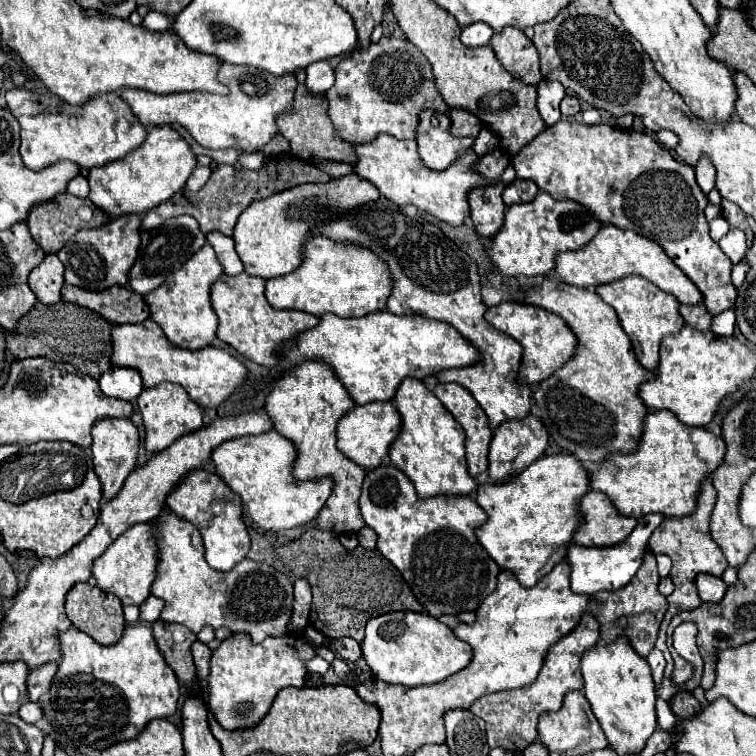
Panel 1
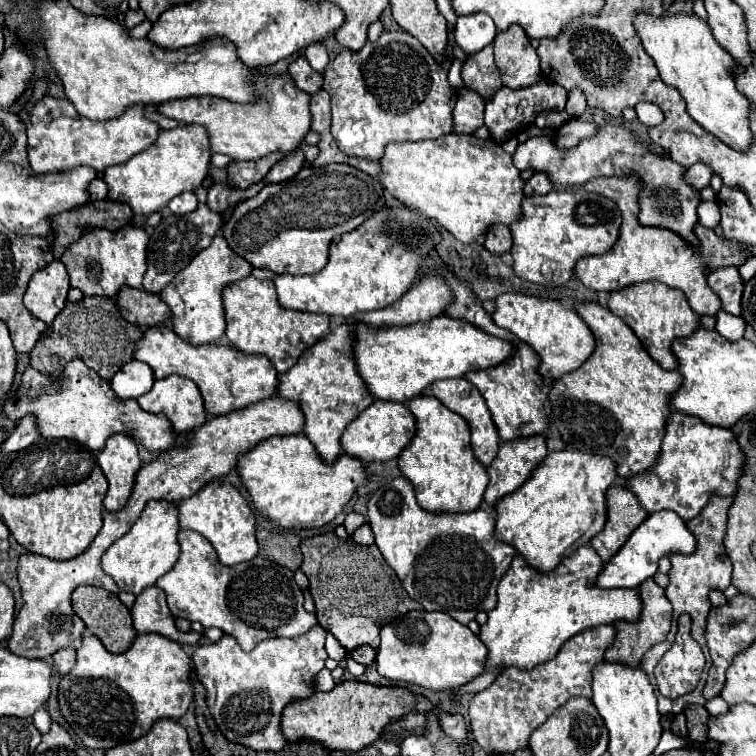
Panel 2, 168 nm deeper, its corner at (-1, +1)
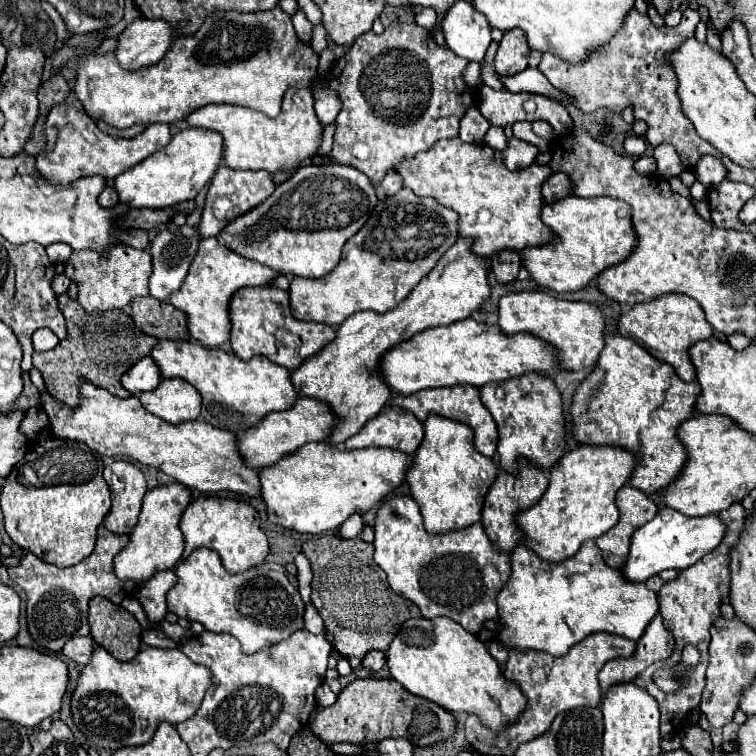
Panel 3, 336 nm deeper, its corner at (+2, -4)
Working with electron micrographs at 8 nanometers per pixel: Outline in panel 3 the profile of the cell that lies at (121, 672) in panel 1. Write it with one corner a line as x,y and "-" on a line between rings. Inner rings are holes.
97,645
93,659
81,671
71,697
71,711
75,725
95,747
117,751
129,745
145,745
163,721
177,725
193,717
209,685
209,669
193,663
179,649
145,647
135,659
123,663

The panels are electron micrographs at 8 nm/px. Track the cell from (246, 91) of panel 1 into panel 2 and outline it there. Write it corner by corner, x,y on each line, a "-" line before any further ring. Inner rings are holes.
254,74
254,88
258,92
256,102
236,104
224,98
204,96
166,102
158,106
158,112
174,118
182,124
200,124
208,130
210,150
228,154
234,160
256,160
270,152
292,152
308,134
310,110
308,94
298,90
290,74

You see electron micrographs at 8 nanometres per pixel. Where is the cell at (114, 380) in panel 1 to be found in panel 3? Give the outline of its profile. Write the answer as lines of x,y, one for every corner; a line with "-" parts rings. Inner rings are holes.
143,357
123,375
123,387
131,393
151,391
161,383
161,373
151,357

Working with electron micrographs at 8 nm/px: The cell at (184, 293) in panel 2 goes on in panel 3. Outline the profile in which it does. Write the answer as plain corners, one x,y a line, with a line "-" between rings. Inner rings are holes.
209,237
199,243
197,255
191,263
185,283
183,283
181,291
173,293
169,303
181,311
187,311
189,333
193,339
201,341
207,347
219,347
229,339
229,333
231,333
229,301
231,301
233,293
237,289
249,287
249,285
271,285
275,277
279,277
277,271
273,271
257,261
245,259
245,257
233,253
231,249
219,245
215,237

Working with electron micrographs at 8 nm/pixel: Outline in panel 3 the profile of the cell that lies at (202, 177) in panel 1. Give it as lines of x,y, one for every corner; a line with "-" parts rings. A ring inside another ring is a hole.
179,227
175,233
161,231
153,245
153,275
149,279
151,297
167,301
175,291
181,289
181,283
189,271
189,265
197,253
199,235
195,227

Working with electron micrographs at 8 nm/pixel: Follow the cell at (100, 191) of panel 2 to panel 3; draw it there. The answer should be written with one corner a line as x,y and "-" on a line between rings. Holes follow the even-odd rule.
105,187
105,191
99,195
99,203
101,207
113,207
119,203
119,195
113,187

